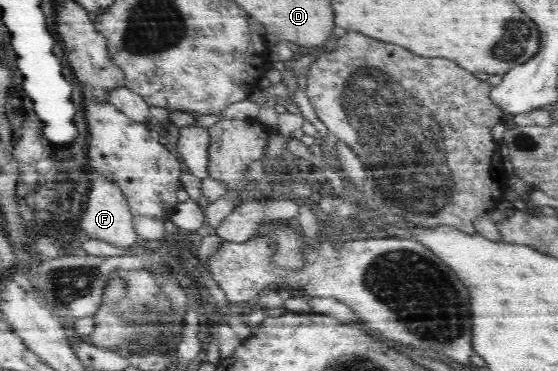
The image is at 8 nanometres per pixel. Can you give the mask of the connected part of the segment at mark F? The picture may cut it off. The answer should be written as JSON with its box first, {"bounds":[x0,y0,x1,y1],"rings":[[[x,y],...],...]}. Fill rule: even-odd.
{"bounds":[77,175,140,250],"rings":[[[100,175],[92,176],[88,198],[85,200],[82,218],[77,222],[77,227],[86,234],[89,239],[106,242],[113,247],[131,250],[135,248],[137,240],[140,240],[134,231],[132,214],[126,196],[122,195],[122,188],[112,179],[104,179]]]}

